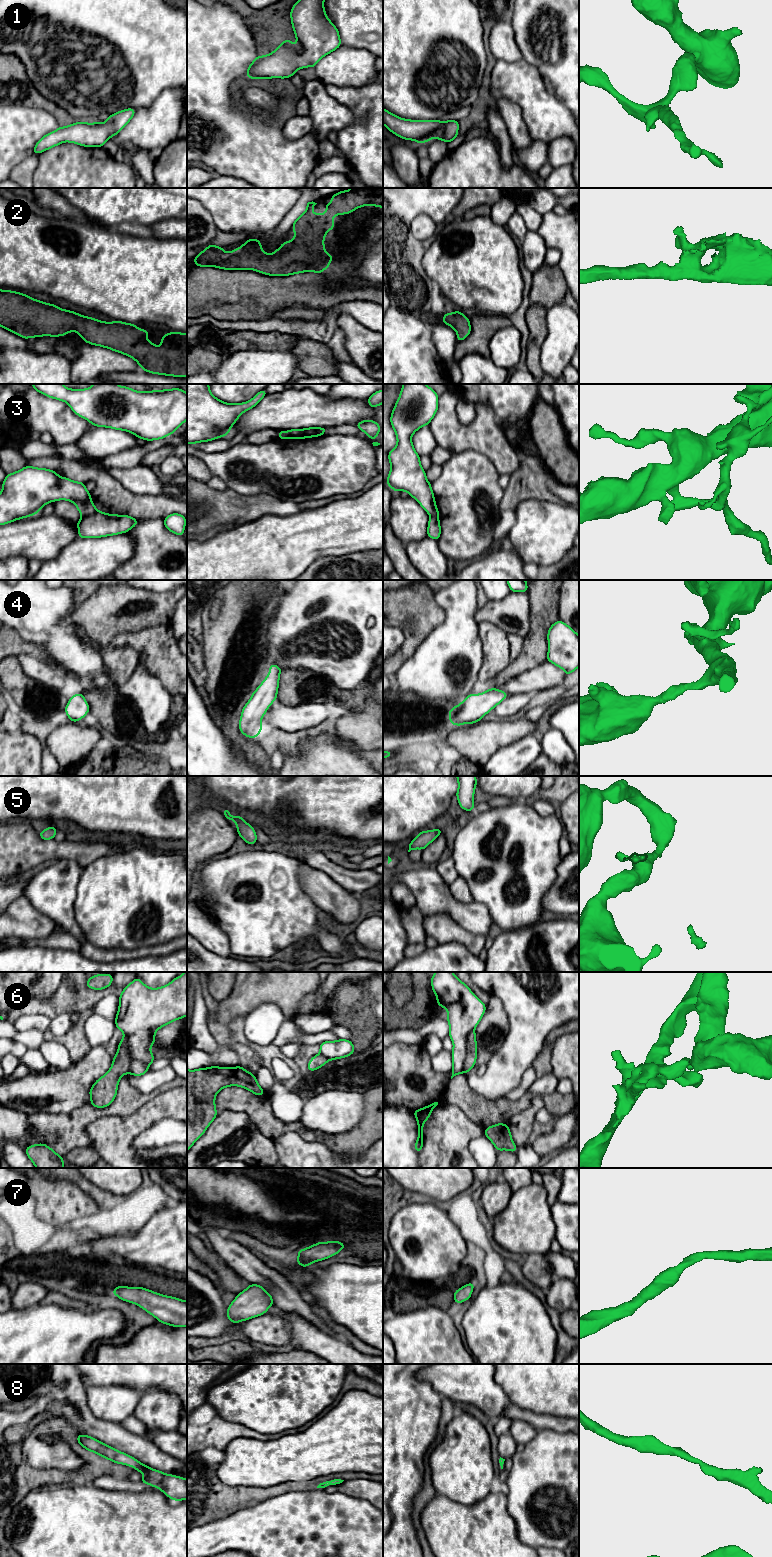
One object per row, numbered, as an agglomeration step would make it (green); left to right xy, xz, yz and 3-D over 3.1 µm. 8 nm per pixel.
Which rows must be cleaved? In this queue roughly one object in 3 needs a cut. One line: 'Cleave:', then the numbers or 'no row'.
Cleave: 3, 6

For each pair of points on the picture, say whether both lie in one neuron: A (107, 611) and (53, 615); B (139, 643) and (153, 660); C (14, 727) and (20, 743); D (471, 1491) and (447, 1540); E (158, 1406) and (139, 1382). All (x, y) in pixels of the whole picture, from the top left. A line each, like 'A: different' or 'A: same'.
A: different
B: same
C: different
D: different
E: different

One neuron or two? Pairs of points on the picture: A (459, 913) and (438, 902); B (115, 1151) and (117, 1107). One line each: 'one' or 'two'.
A: one
B: two

